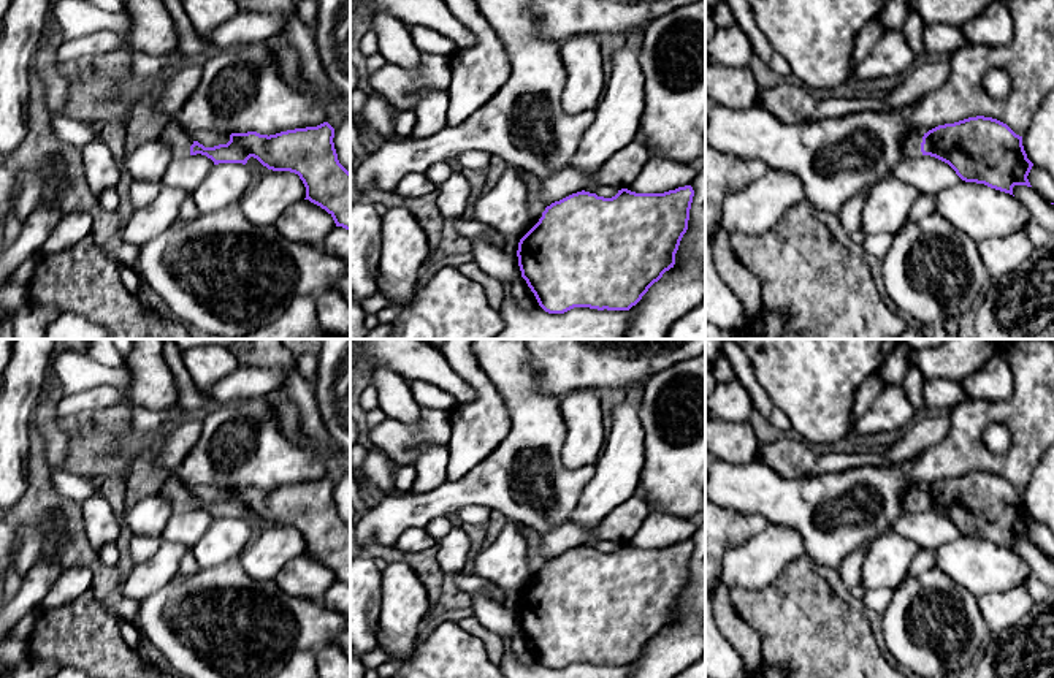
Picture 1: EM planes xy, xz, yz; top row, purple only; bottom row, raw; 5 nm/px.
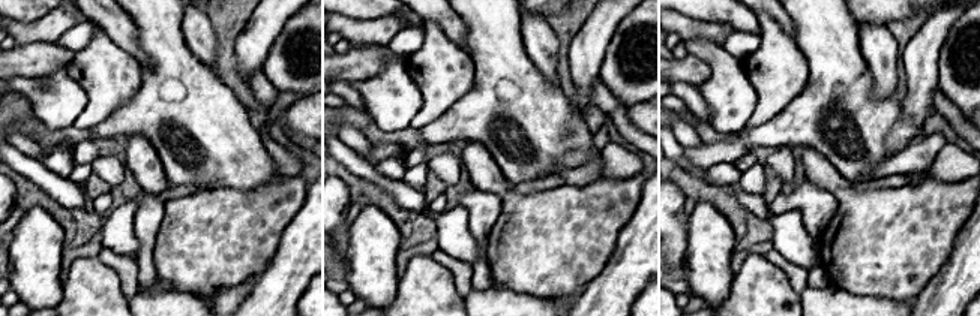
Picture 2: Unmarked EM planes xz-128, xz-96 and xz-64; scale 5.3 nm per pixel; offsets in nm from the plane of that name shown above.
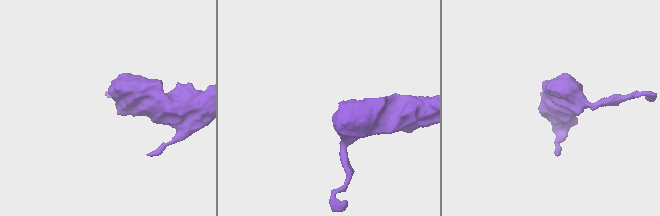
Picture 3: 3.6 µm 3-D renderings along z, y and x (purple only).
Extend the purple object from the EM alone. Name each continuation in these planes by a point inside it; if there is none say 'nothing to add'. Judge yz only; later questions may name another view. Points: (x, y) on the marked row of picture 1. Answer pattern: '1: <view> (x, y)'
1: yz (912, 143)

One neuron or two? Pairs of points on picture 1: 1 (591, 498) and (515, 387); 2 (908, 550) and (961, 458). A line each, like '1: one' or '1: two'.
1: two
2: two

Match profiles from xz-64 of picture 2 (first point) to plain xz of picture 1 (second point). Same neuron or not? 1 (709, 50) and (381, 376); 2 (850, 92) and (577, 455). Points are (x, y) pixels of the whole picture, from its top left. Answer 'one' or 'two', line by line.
1: one
2: two

